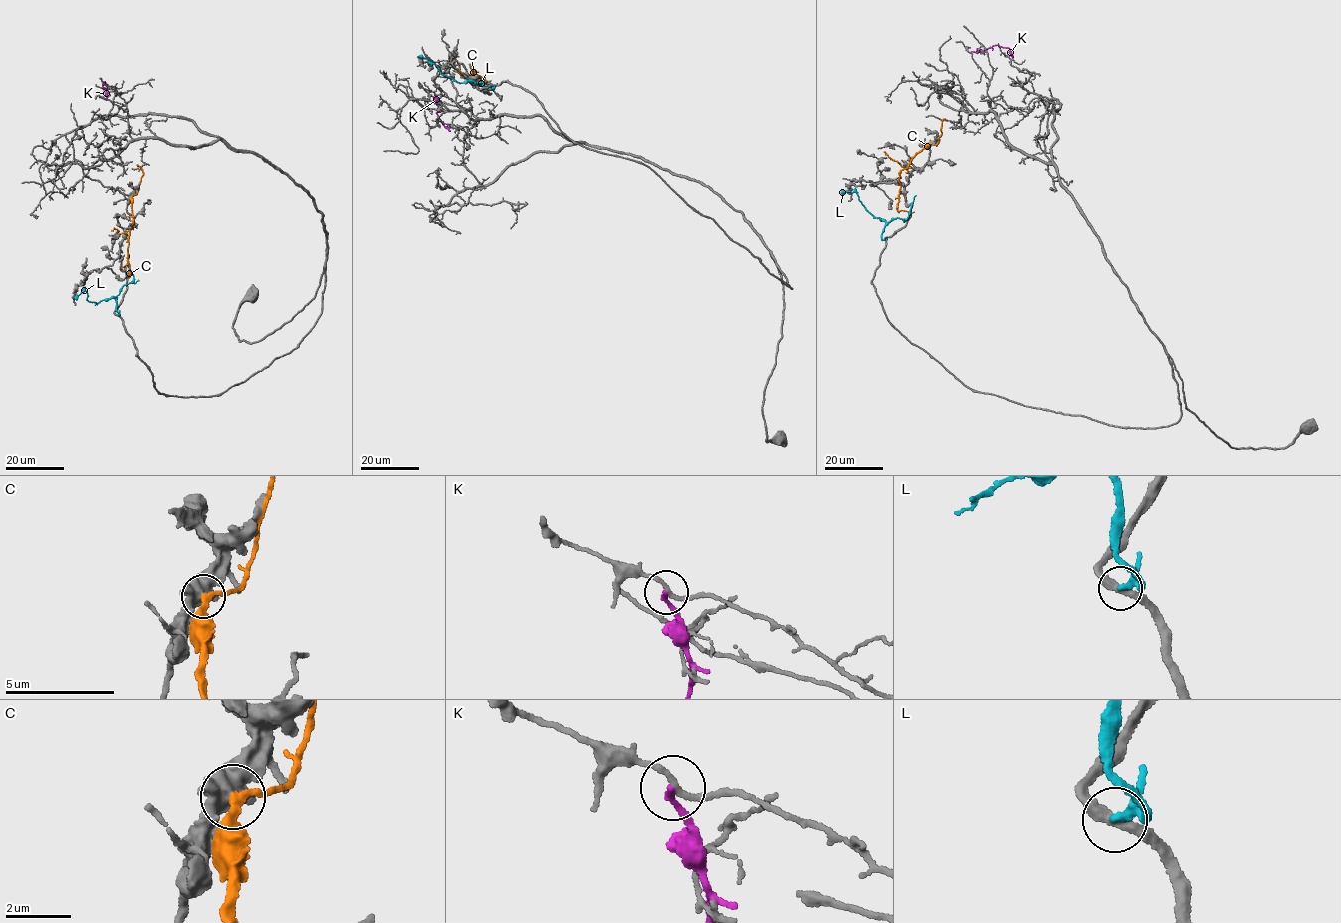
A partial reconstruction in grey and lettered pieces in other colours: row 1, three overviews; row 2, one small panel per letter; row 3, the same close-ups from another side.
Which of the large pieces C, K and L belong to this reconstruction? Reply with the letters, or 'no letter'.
no letter

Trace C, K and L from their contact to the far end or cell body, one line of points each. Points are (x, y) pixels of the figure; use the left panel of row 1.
C: (131, 195), (133, 218), (127, 252), (128, 271)
K: (106, 99), (102, 83), (113, 86)
L: (117, 315), (119, 314), (115, 297), (91, 302), (83, 290), (75, 299)

